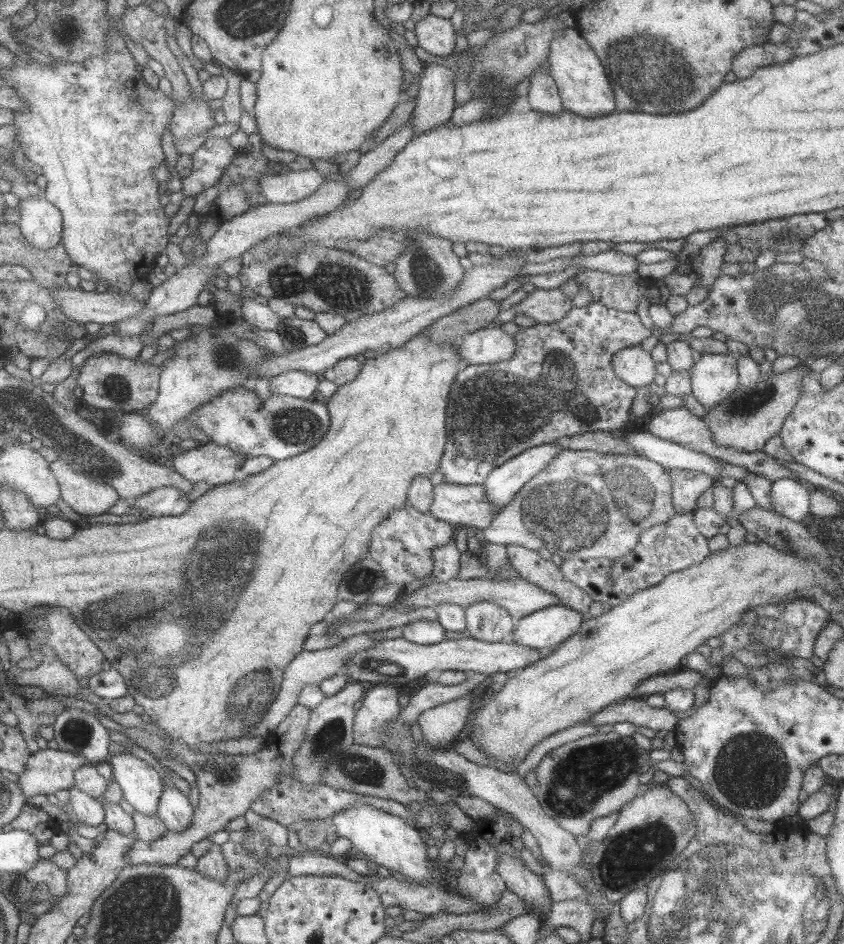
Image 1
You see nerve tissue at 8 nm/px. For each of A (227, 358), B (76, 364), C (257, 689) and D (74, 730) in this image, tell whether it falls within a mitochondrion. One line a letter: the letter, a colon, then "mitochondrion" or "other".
A: mitochondrion
B: other
C: mitochondrion
D: mitochondrion

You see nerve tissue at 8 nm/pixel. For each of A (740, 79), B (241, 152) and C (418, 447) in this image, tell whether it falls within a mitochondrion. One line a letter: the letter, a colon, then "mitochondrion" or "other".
A: other
B: other
C: other

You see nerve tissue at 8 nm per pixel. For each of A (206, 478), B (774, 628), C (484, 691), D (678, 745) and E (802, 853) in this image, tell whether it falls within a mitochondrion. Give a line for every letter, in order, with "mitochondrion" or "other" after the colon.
A: other
B: mitochondrion
C: other
D: other
E: other

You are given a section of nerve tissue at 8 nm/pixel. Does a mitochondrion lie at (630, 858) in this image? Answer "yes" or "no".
yes

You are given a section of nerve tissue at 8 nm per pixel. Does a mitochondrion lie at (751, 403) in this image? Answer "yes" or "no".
yes

